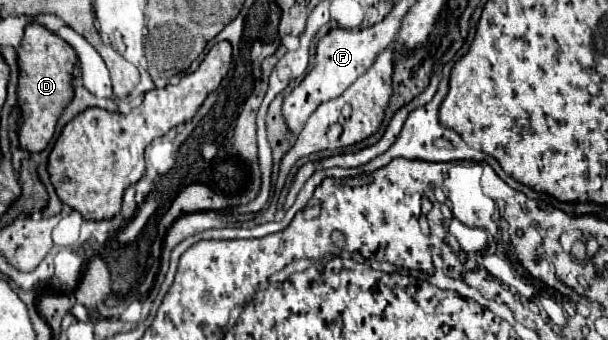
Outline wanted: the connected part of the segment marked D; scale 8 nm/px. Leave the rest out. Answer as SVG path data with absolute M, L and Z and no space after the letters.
M31 21L25 27L25 37L17 49L19 63L19 85L17 85L17 107L19 107L19 147L29 153L39 153L47 147L55 133L57 119L65 105L73 99L73 69L77 63L75 51L59 35L49 33L41 23Z

